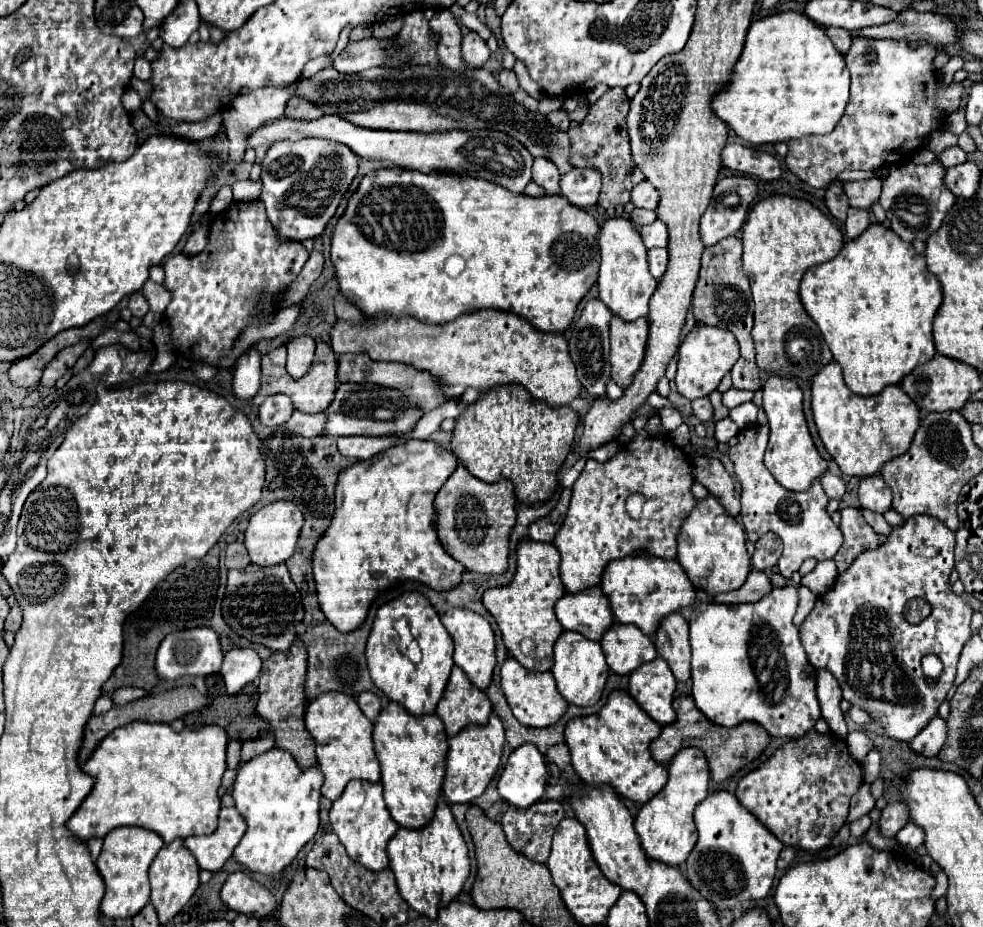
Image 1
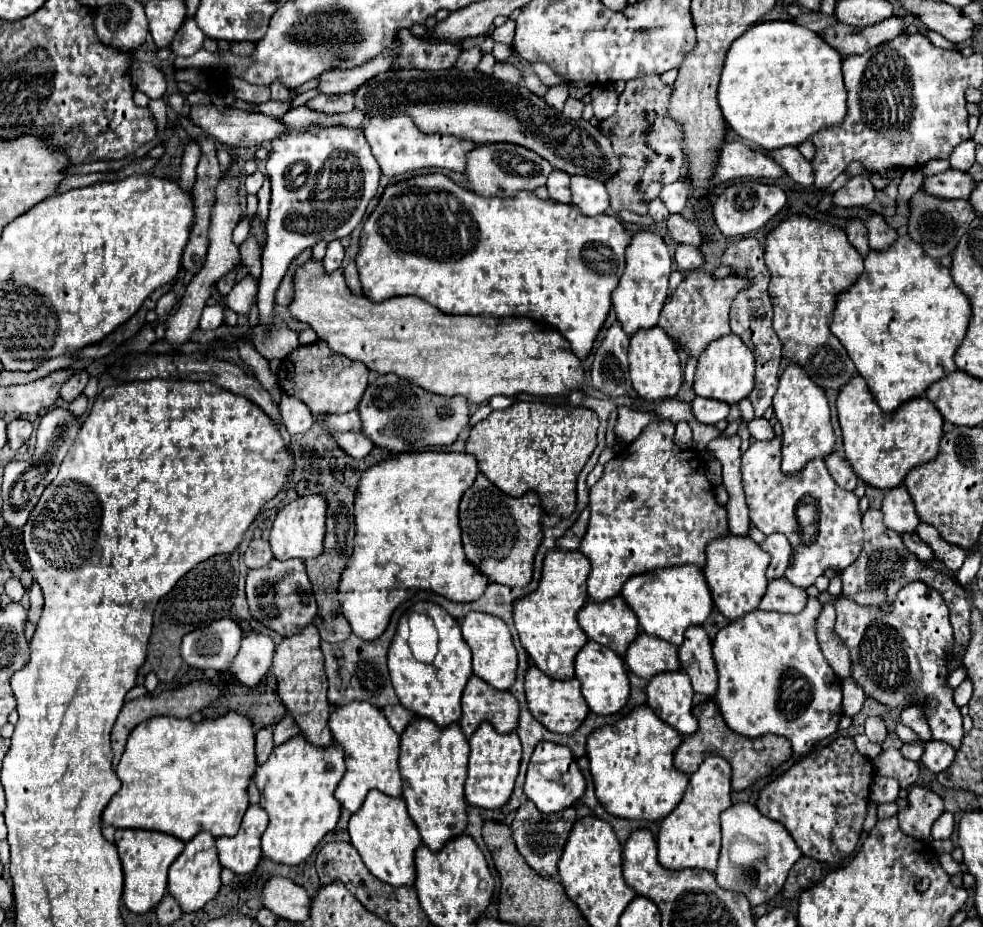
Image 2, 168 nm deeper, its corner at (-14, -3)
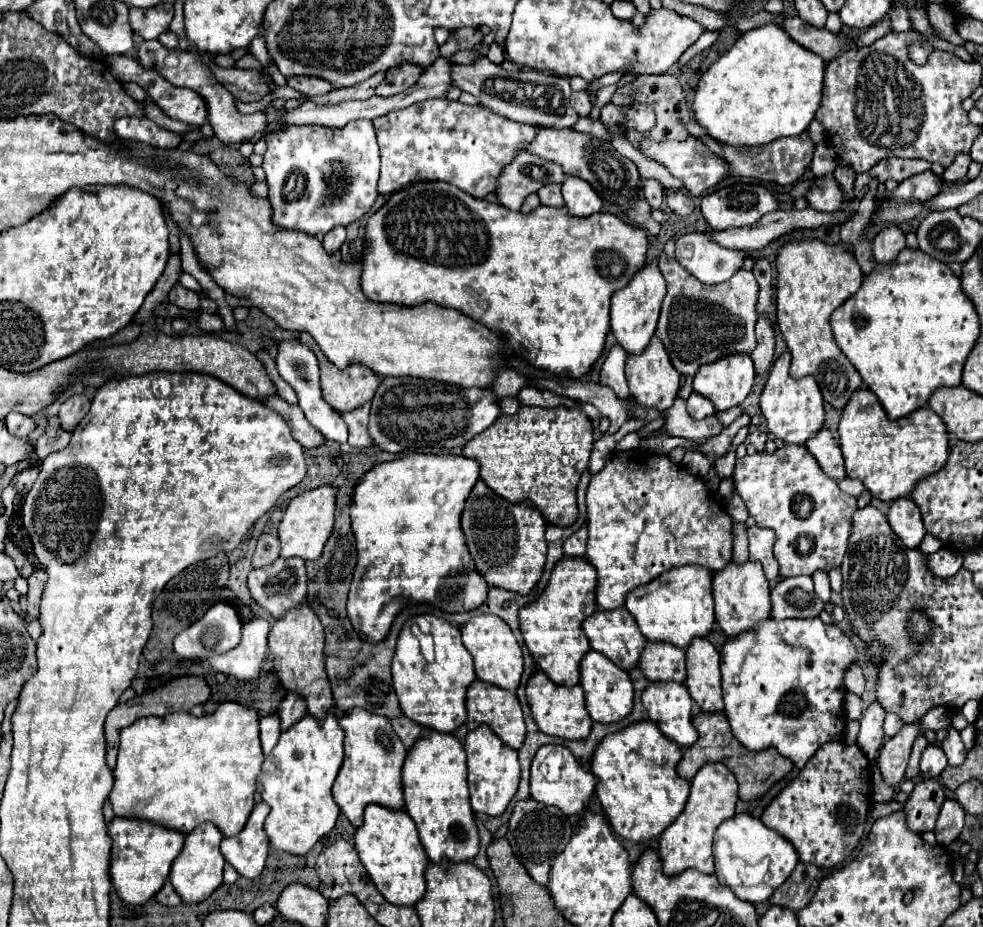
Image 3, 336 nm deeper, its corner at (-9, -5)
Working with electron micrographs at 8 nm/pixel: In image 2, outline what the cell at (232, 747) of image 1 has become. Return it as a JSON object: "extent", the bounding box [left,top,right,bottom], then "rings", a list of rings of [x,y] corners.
{"extent":[256,728,272,764],"rings":[[[262,728],[256,732],[256,762],[264,764],[272,752],[272,728]]]}

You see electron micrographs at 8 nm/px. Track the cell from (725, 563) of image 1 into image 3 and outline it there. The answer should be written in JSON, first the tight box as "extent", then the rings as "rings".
{"extent":[713,562,771,638],"rings":[[[729,562],[721,572],[713,576],[713,598],[715,598],[715,616],[727,638],[735,638],[737,634],[749,632],[757,628],[757,624],[765,618],[771,618],[771,600],[769,600],[769,584],[763,574],[761,564],[747,562],[735,564]]]}

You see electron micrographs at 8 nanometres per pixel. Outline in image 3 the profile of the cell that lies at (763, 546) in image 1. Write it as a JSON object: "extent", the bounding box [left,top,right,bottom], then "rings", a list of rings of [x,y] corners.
{"extent":[747,526,779,582],"rings":[[[749,526],[747,536],[749,536],[749,560],[763,564],[769,582],[779,580],[779,564],[773,556],[775,532],[761,526]]]}

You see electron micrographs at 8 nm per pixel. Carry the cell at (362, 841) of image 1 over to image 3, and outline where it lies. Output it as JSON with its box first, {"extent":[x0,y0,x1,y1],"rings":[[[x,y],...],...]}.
{"extent":[355,804,429,906],"rings":[[[377,804],[367,806],[365,822],[355,832],[355,848],[385,900],[401,906],[415,906],[417,900],[421,900],[425,894],[425,870],[429,866],[429,858],[421,848],[415,822],[405,810],[387,810]]]}

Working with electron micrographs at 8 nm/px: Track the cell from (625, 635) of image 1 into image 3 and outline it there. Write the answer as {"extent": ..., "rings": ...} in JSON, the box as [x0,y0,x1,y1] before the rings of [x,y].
{"extent":[639,642,685,682],"rings":[[[647,642],[639,668],[653,682],[685,682],[685,650],[669,642]]]}

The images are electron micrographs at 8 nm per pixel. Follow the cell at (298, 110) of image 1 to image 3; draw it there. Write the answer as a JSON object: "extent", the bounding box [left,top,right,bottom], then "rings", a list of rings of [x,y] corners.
{"extent":[313,72,385,104],"rings":[[[377,72],[377,76],[351,86],[351,88],[341,88],[341,90],[333,90],[329,94],[323,96],[315,96],[313,102],[331,102],[331,104],[339,104],[339,102],[347,102],[347,100],[367,100],[375,94],[375,88],[385,80],[385,72]]]}

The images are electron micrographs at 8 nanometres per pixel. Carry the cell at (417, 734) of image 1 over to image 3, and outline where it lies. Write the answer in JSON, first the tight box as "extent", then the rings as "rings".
{"extent":[403,730,479,864],"rings":[[[431,730],[429,738],[417,740],[403,764],[403,790],[407,814],[419,830],[419,840],[433,864],[471,862],[479,854],[479,830],[469,804],[465,750],[453,734]]]}

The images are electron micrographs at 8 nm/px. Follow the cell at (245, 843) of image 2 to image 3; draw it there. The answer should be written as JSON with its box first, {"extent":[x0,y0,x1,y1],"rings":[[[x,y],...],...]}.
{"extent":[221,802,269,878],"rings":[[[265,802],[255,804],[245,828],[237,836],[223,838],[221,842],[221,854],[245,878],[257,878],[263,872],[269,854],[269,838],[263,828],[267,814],[269,806]]]}

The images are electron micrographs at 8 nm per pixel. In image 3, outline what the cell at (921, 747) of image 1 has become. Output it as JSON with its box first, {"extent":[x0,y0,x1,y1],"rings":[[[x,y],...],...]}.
{"extent":[921,746,947,778],"rings":[[[927,746],[921,756],[921,772],[925,778],[937,778],[947,766],[947,756],[941,746]]]}

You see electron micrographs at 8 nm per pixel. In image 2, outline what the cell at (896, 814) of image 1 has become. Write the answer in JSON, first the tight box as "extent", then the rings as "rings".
{"extent":[898,786,944,842],"rings":[[[914,786],[908,794],[908,806],[898,812],[900,830],[912,838],[932,842],[930,838],[930,826],[936,822],[936,818],[944,812],[944,804],[938,794]]]}

